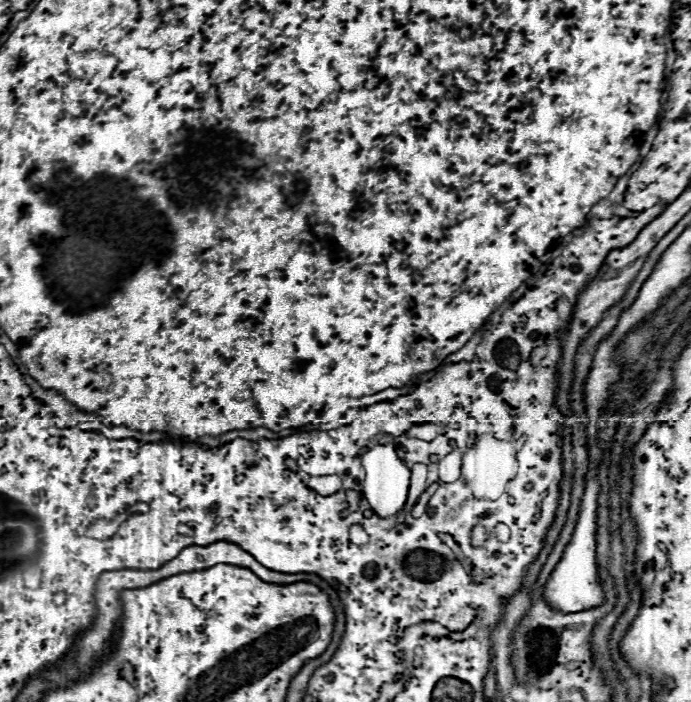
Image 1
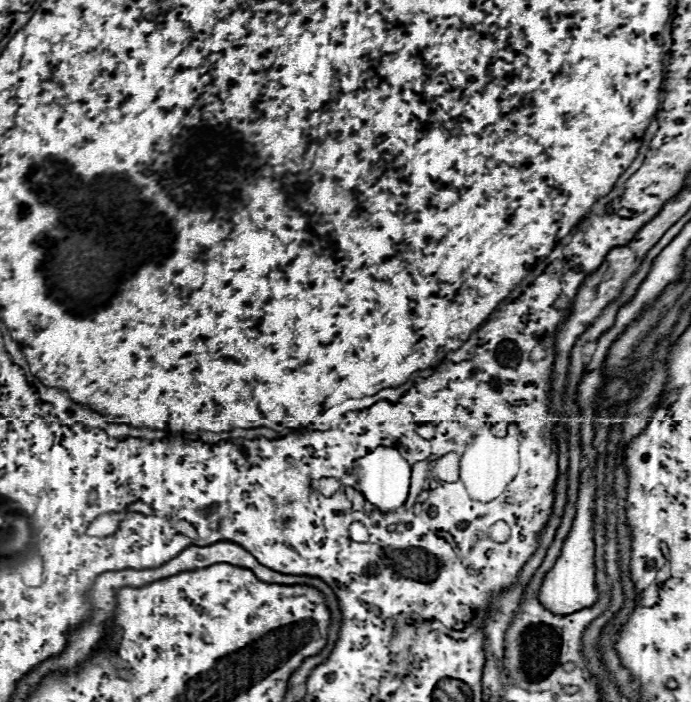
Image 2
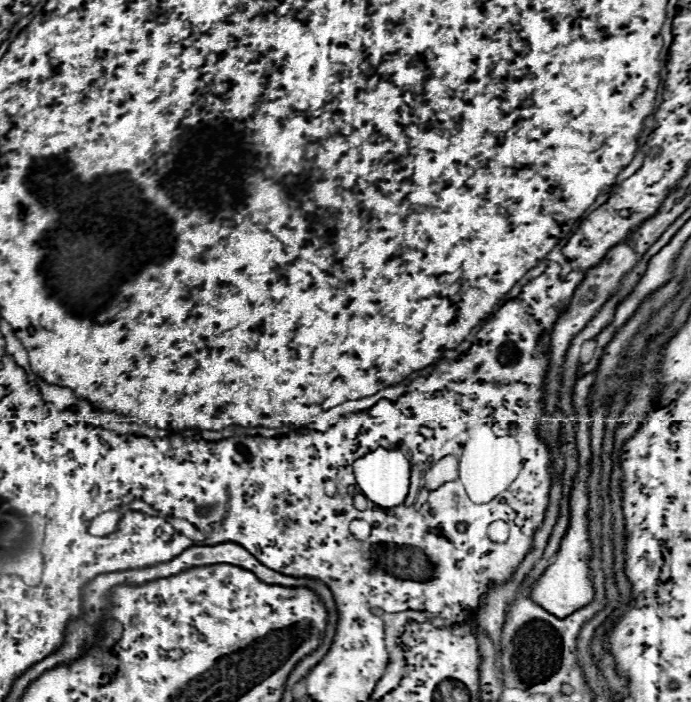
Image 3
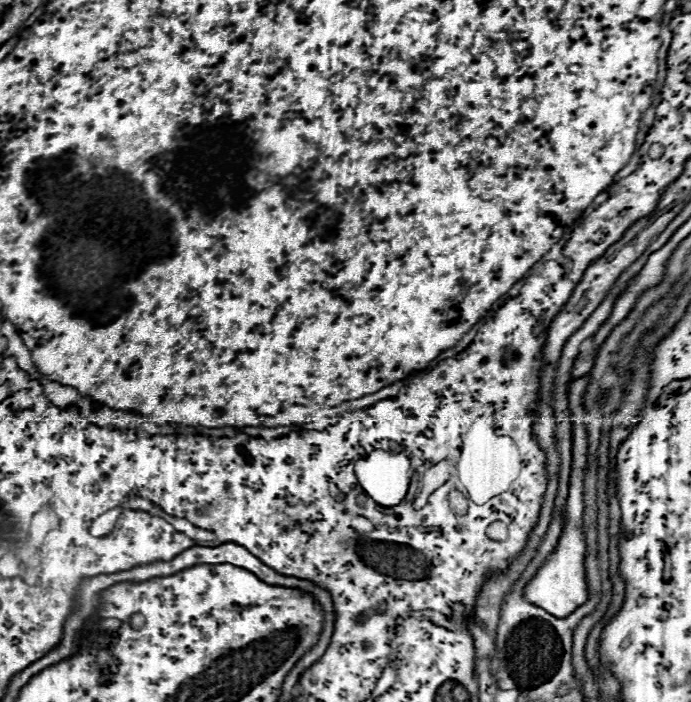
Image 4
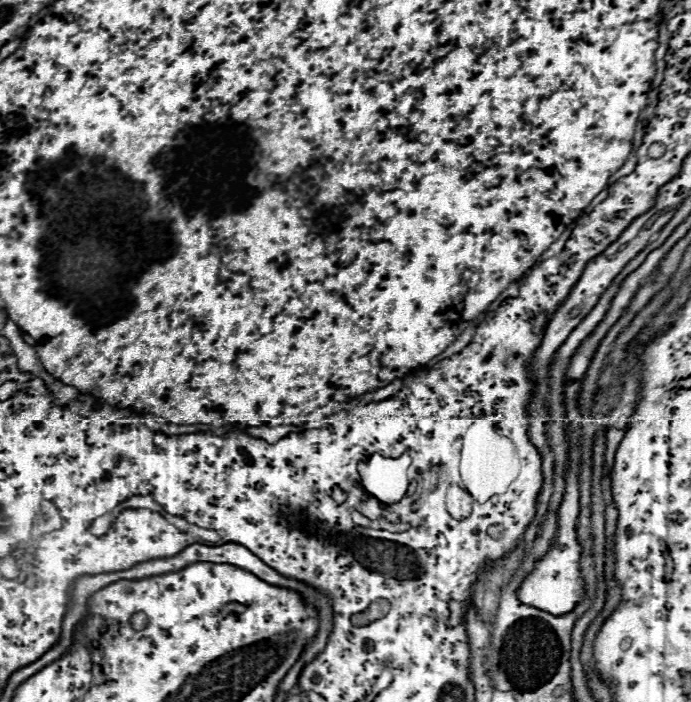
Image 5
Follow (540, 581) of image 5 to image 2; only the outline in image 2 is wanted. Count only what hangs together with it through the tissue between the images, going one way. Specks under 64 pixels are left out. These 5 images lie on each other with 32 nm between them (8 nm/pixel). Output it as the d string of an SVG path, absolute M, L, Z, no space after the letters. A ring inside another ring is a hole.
M580 482L578 498L576 498L576 514L572 522L572 530L564 540L562 552L554 566L544 576L540 588L536 590L536 598L550 612L558 616L566 616L588 608L596 602L598 592L594 588L594 542L592 542L592 522L586 522L586 482Z

